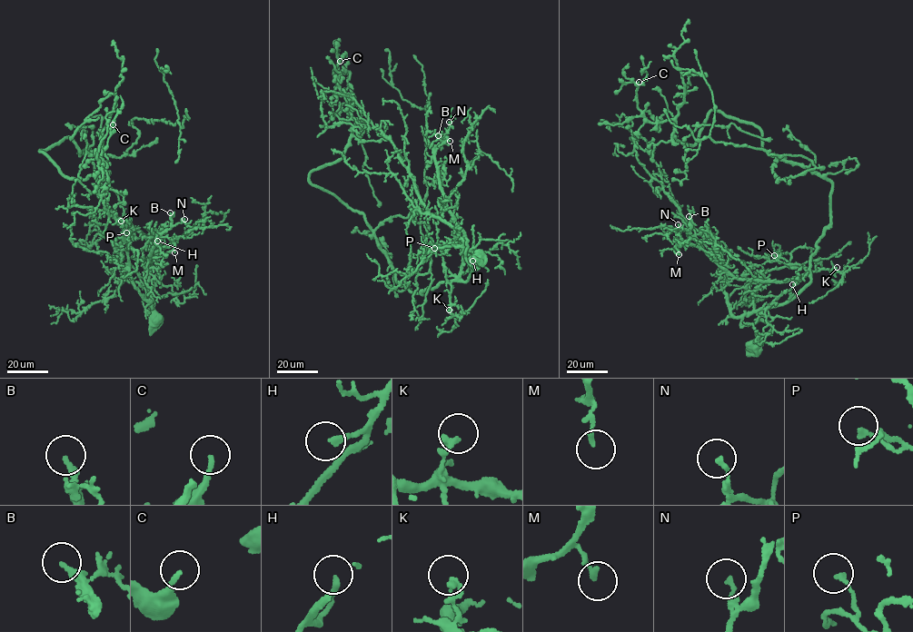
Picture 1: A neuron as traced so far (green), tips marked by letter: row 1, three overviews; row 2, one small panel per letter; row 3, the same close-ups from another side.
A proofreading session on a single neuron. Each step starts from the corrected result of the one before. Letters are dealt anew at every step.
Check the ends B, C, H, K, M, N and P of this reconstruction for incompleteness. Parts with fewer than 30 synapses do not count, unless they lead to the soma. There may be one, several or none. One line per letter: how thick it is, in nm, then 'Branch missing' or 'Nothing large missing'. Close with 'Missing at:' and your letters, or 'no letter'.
B: Thickness 200 nm. Nothing large missing
C: Thickness 180 nm. Nothing large missing
H: Thickness 220 nm. Nothing large missing
K: Thickness 240 nm. Nothing large missing
M: Thickness 160 nm. Nothing large missing
N: Thickness 160 nm. Nothing large missing
P: Thickness 150 nm. Nothing large missing
Missing at: no letter

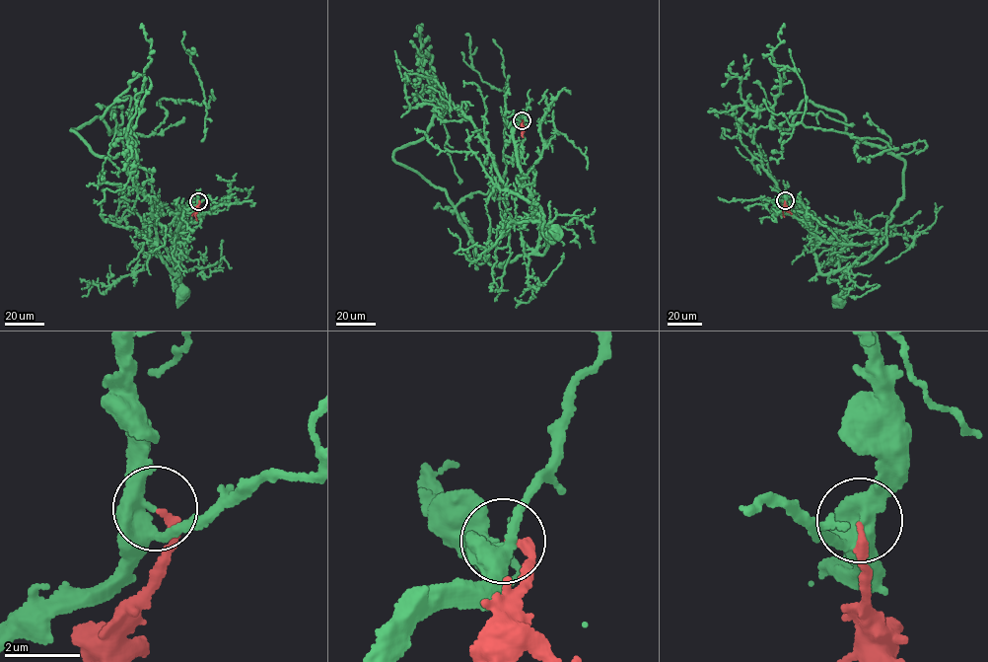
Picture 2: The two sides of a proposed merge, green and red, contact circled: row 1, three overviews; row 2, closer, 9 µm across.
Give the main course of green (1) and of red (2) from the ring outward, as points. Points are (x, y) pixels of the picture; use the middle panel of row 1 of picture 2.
1: (522, 120), (513, 132), (536, 212), (540, 255), (548, 243), (540, 212), (542, 234), (551, 242), (554, 232)
2: (522, 120), (523, 137)

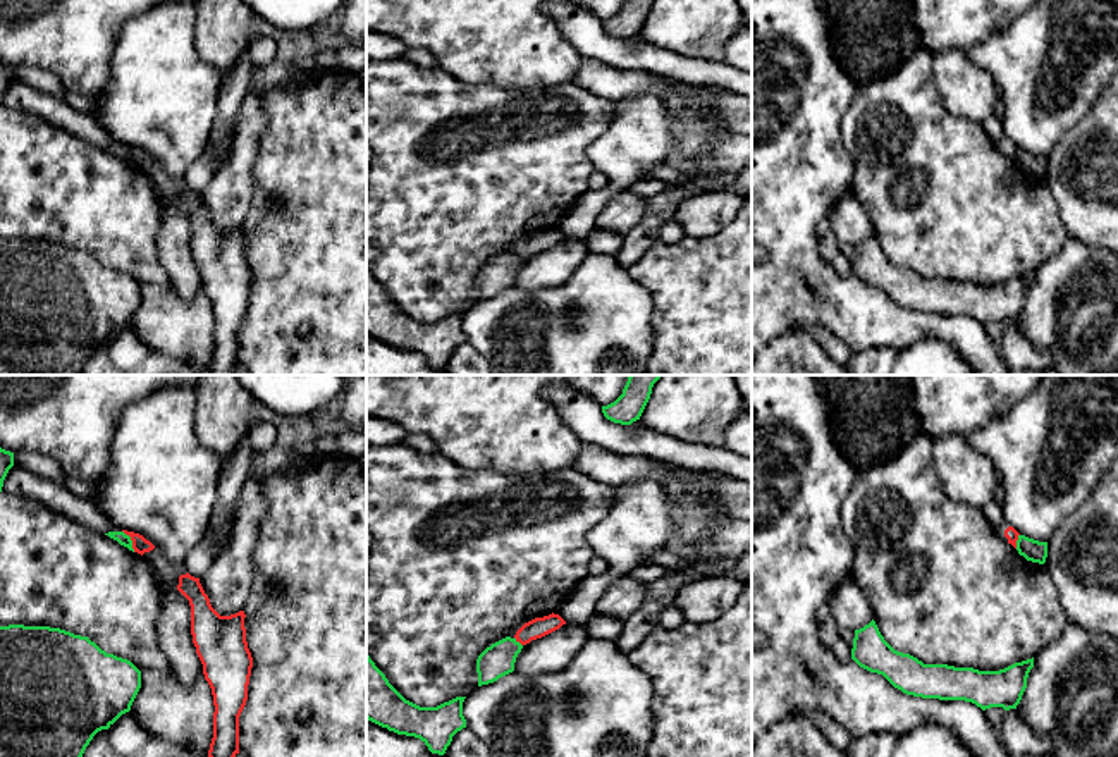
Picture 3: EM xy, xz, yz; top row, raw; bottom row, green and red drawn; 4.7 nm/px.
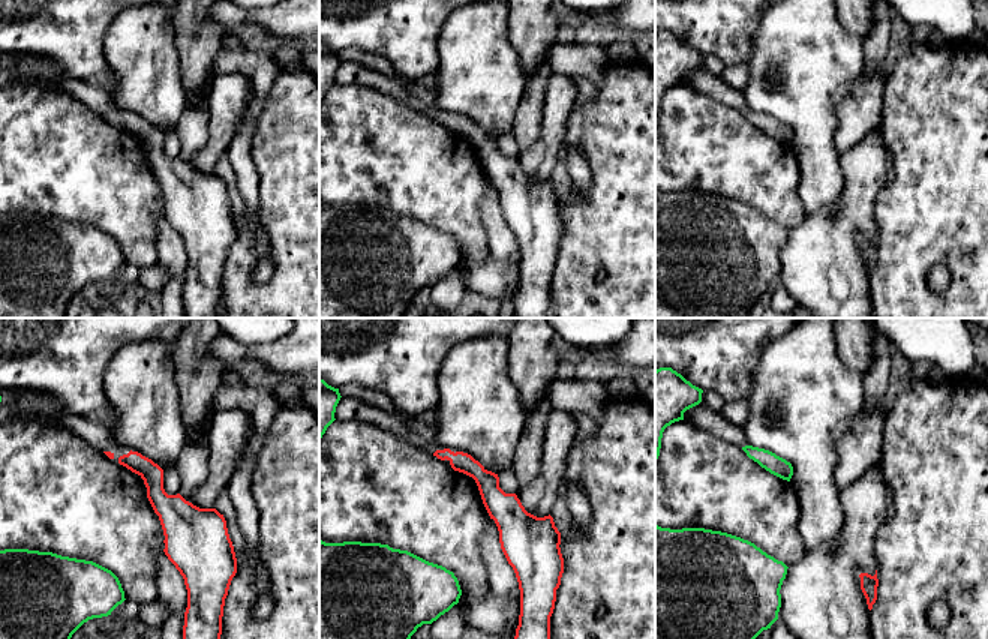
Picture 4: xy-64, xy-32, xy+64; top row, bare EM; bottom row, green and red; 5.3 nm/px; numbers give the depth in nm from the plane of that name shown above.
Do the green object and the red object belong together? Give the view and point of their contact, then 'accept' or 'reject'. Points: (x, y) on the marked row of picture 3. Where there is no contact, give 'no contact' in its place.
xy (131, 541) | reject

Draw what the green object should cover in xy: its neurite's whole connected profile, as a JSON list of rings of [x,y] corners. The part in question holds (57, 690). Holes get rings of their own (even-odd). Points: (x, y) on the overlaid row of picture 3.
[[[0,626],[0,757],[83,757],[93,736],[108,729],[131,705],[141,688],[141,671],[127,659],[107,654],[88,637],[50,626]]]

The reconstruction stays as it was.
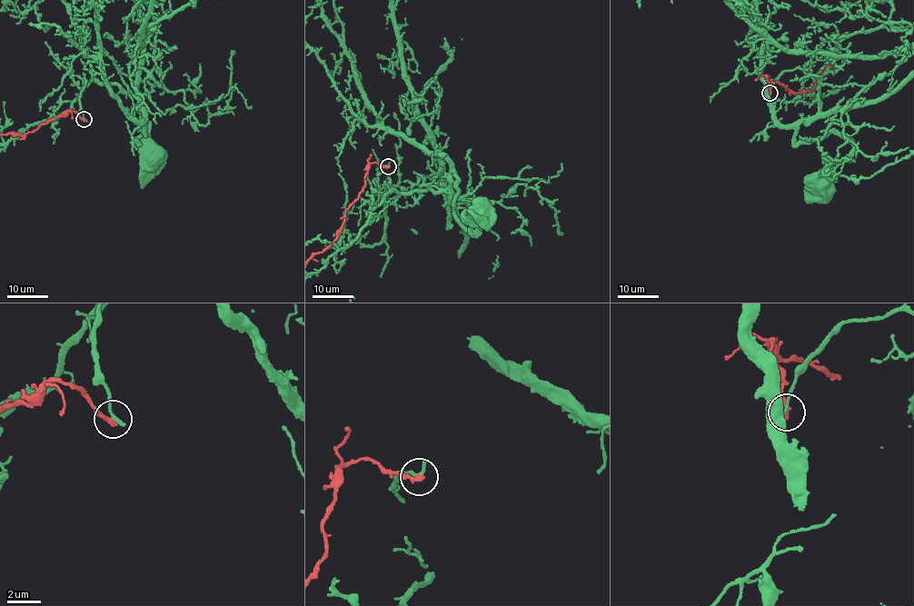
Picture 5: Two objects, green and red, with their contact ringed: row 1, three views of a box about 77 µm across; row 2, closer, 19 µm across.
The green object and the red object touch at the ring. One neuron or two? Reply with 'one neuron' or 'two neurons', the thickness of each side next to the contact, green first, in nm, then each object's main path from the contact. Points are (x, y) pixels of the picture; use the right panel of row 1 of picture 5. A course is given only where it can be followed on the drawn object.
two neurons; 240 nm thick on the green side, 280 nm on the other; green runs (769, 93), (782, 73), (815, 76), (819, 109), (794, 142), (838, 132), (852, 148), (822, 175)

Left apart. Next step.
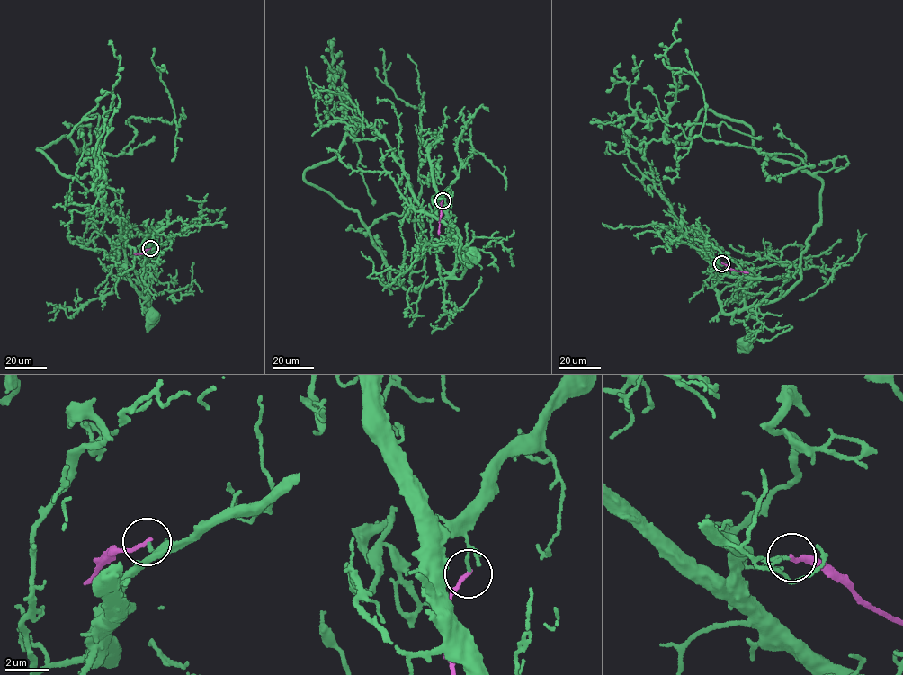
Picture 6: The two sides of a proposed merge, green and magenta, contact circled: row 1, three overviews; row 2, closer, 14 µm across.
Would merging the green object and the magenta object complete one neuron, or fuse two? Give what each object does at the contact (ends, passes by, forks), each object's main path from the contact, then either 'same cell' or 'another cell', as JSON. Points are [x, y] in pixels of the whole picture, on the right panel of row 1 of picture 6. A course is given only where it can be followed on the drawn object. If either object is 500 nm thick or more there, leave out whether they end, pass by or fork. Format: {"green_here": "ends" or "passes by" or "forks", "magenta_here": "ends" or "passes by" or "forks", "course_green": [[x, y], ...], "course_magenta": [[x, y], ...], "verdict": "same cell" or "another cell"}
{"green_here": "passes by", "magenta_here": "ends", "course_green": [[721, 263], [730, 275], [801, 276], [774, 299], [734, 312], [733, 323], [754, 316], [761, 324], [746, 339]], "course_magenta": [[721, 263], [736, 270], [748, 272]], "verdict": "another cell"}

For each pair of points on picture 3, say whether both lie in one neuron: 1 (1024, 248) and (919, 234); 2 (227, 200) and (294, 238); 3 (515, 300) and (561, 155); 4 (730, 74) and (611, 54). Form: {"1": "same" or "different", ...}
{"1": "same", "2": "different", "3": "different", "4": "same"}

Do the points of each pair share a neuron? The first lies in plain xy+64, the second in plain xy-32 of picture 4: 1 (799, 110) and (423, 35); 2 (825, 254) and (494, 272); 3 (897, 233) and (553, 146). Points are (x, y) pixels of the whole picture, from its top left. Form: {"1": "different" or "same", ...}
{"1": "different", "2": "same", "3": "different"}

